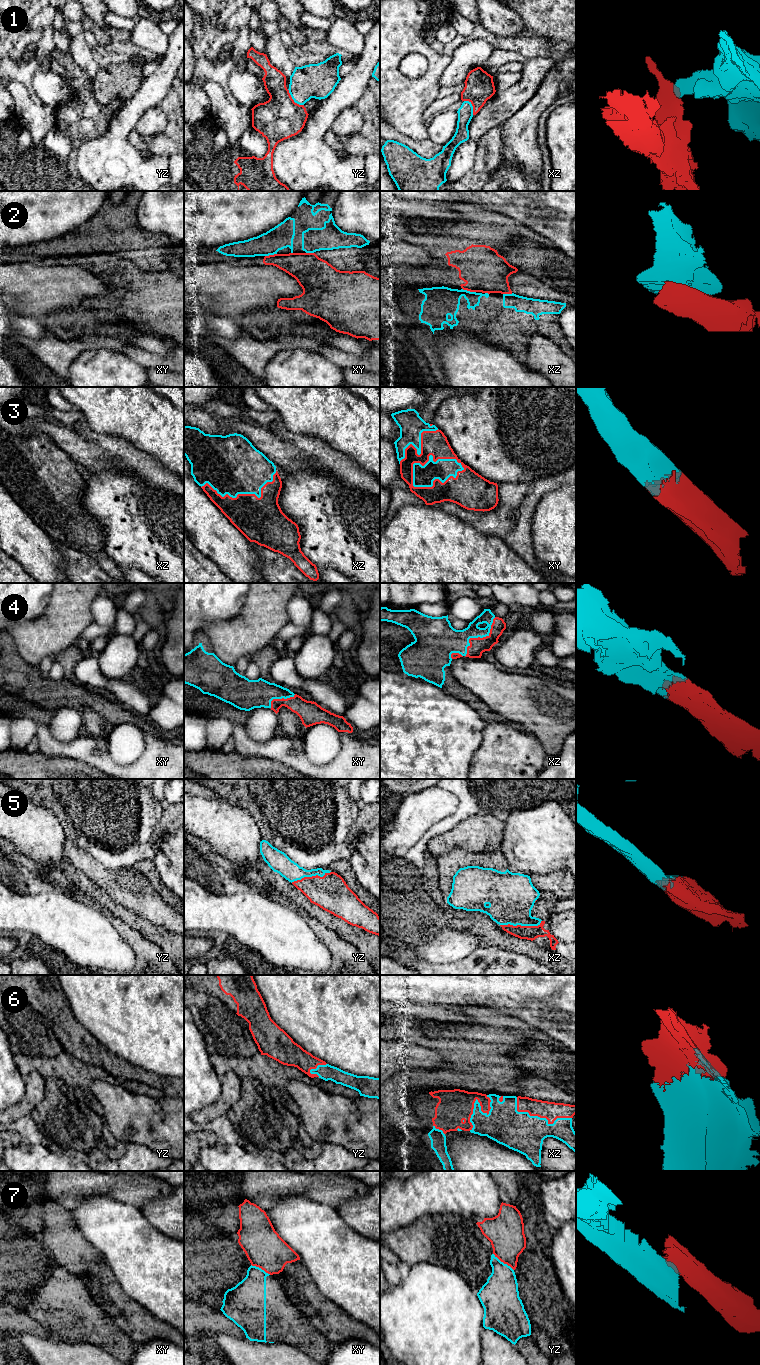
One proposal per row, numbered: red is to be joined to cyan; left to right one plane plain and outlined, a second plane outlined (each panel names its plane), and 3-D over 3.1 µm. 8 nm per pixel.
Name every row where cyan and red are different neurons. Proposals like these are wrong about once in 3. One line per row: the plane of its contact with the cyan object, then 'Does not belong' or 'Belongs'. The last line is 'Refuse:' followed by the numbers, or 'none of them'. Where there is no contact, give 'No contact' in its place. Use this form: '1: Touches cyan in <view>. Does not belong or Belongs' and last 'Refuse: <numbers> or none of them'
1: Touches cyan in yz. Does not belong
2: Touches cyan in xz. Does not belong
3: Touches cyan in xy. Belongs
4: Touches cyan in xz. Belongs
5: Touches cyan in xz. Belongs
6: Touches cyan in xz. Belongs
7: Touches cyan in yz. Does not belong
Refuse: 1, 2, 7

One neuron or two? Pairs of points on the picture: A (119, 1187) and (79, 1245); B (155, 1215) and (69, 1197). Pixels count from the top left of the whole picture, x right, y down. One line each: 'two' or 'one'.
A: two
B: two

